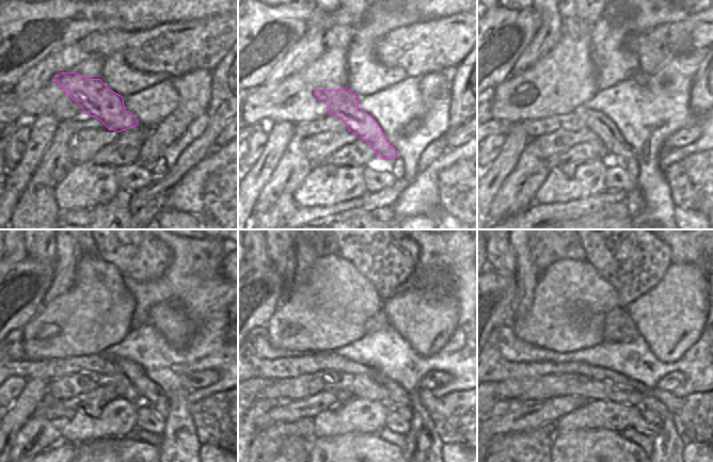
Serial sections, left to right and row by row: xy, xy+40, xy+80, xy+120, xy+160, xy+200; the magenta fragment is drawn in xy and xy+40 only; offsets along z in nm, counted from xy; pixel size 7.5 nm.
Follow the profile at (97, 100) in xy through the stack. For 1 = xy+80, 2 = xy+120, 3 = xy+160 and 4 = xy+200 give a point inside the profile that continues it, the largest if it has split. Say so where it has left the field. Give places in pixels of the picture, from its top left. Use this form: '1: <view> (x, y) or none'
1: xy+80 (603, 127)
2: xy+120 (149, 392)
3: xy+160 (397, 396)
4: xy+200 (651, 403)

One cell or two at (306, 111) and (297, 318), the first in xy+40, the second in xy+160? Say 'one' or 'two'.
one

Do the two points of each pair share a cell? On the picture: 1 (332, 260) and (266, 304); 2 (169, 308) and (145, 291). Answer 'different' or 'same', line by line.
1: different
2: different

